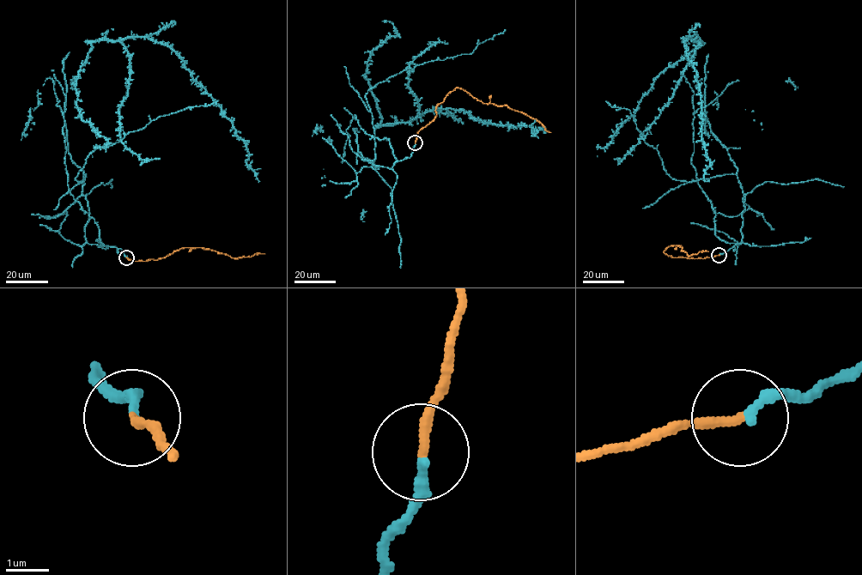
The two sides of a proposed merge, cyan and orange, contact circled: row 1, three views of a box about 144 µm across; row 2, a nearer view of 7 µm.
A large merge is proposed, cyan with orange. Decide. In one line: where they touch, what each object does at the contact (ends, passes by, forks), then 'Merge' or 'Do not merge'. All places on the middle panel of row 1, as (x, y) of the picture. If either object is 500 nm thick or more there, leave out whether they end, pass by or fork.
Place: (415, 142). At the ring cyan ends. At the ring orange ends. Merge

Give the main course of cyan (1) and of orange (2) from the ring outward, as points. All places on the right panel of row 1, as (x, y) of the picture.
1: (719, 255), (744, 243), (737, 177), (672, 178), (642, 136), (694, 52), (697, 42), (686, 39), (709, 180)
2: (719, 255), (703, 258), (671, 257), (663, 252), (675, 245), (680, 245), (688, 256), (708, 251)

